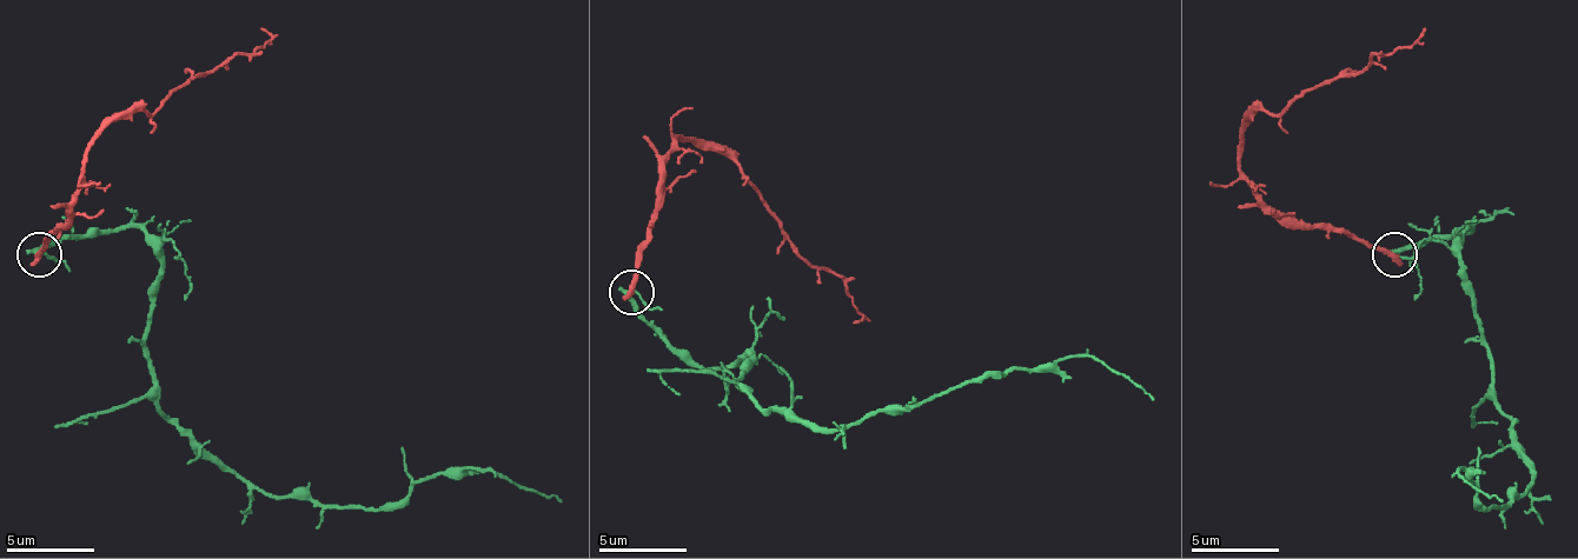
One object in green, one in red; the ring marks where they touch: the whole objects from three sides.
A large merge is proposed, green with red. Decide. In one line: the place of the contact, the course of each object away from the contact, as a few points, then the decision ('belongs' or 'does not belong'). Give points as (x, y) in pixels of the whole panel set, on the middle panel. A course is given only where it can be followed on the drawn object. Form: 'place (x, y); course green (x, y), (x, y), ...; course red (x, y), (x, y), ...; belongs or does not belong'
place (631, 292); course green (632, 293), (671, 346), (708, 368), (751, 359), (738, 377), (764, 408), (836, 430), (1075, 354), (1155, 399); course red (632, 293), (654, 186), (676, 138), (698, 138), (729, 155), (783, 235), (844, 284), (862, 315), (854, 324); does not belong

